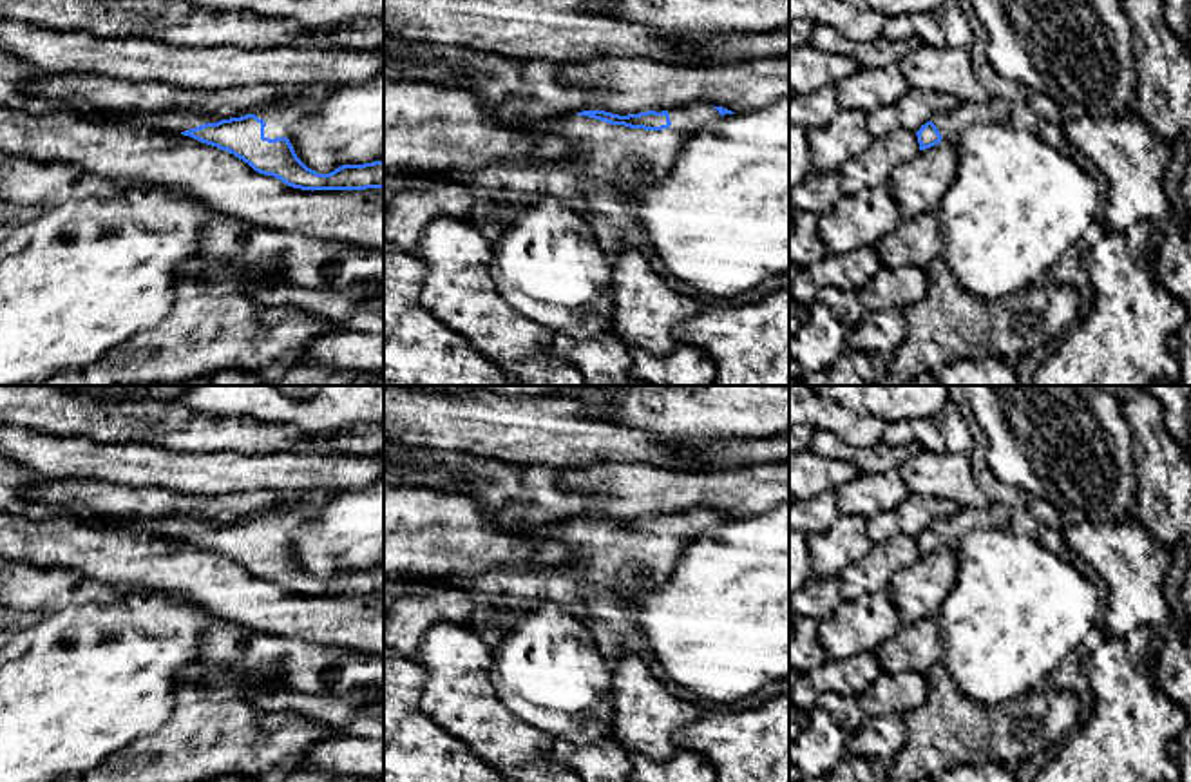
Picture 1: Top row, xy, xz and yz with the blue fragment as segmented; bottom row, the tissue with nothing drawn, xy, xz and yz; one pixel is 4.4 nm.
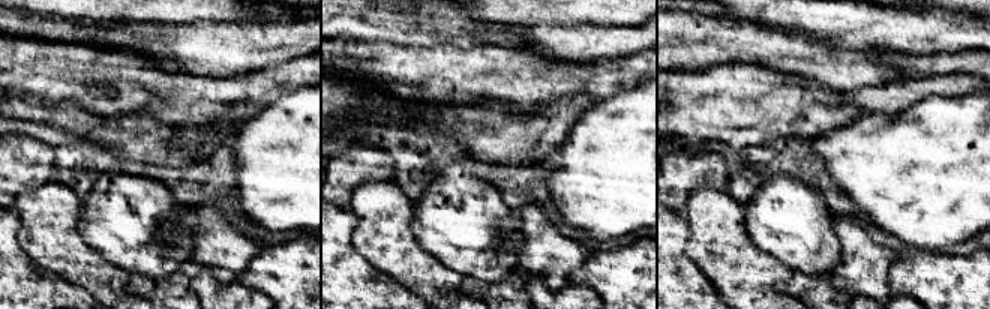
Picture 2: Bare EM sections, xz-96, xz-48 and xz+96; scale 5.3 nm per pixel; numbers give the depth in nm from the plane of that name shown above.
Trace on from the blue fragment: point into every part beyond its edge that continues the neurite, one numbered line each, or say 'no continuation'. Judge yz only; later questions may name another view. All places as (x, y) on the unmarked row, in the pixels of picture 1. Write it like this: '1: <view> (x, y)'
1: yz (951, 531)

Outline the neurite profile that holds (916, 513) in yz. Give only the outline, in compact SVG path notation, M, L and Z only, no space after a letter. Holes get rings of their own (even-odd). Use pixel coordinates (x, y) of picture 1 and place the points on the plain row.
M909 492L905 501L892 510L878 512L867 520L872 545L905 534L918 538L927 527L941 518L952 518L961 510L954 500Z

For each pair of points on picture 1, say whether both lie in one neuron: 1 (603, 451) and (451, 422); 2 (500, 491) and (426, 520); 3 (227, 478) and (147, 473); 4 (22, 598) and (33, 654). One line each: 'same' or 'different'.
1: same
2: different
3: same
4: different

